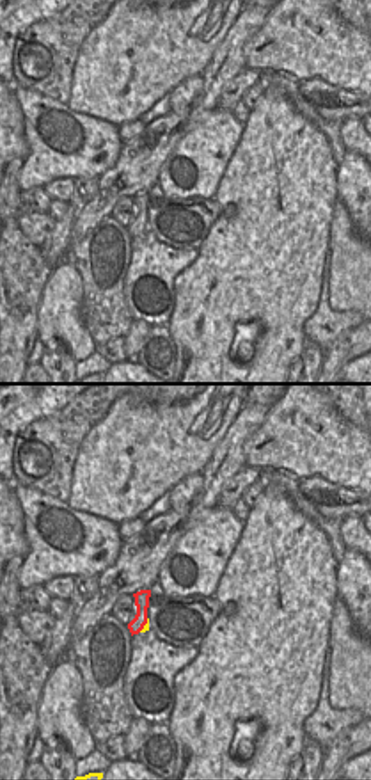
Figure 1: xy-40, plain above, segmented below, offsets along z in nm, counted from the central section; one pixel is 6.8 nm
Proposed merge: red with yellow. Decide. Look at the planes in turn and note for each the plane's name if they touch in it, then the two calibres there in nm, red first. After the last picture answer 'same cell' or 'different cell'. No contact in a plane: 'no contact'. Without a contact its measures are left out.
meets red in xy-40; 100 nm thick on the red side, 50 nm on the other

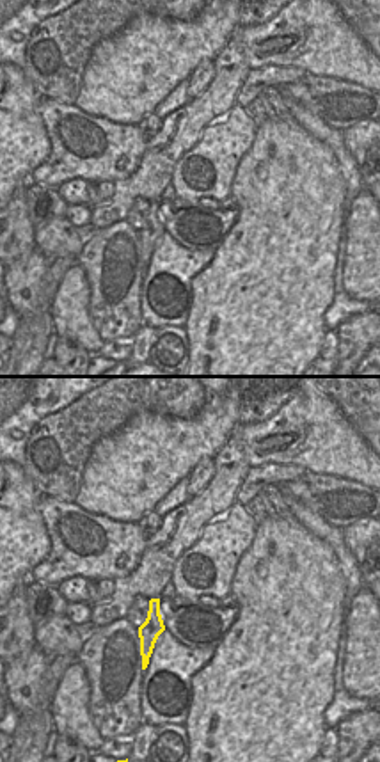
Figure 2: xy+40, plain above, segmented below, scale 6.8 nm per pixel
no contact

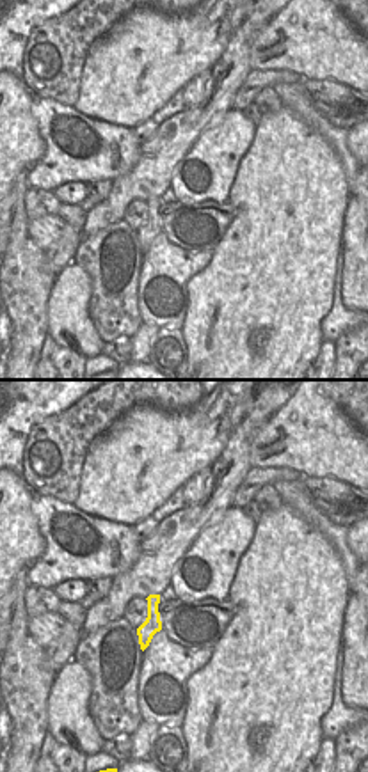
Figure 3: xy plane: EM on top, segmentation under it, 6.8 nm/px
no contact

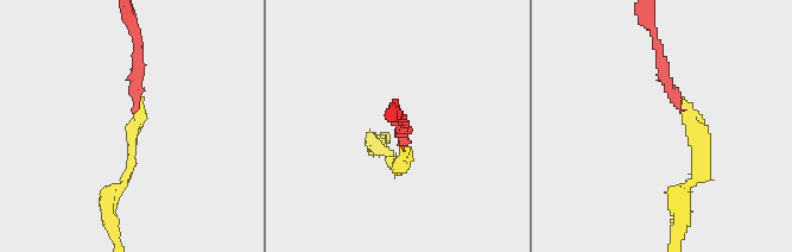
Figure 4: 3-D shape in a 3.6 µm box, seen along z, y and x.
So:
same cell

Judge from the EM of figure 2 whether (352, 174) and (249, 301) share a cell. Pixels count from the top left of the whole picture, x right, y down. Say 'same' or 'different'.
different

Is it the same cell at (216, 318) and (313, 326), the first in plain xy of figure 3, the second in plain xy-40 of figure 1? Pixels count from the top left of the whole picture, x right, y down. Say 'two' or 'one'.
two

